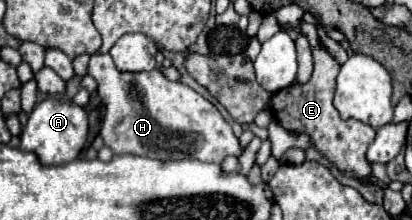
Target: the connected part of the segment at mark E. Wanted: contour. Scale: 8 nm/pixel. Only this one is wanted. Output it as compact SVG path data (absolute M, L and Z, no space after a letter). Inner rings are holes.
M300 22L300 32L310 40L312 54L314 54L314 74L308 84L292 84L276 94L272 94L270 108L274 118L288 130L296 134L308 134L322 154L330 158L338 166L340 172L352 178L364 178L370 176L370 162L366 160L366 150L374 142L376 130L364 122L358 120L342 120L332 104L334 88L336 88L336 76L340 70L340 64L318 44L318 32L314 24Z

